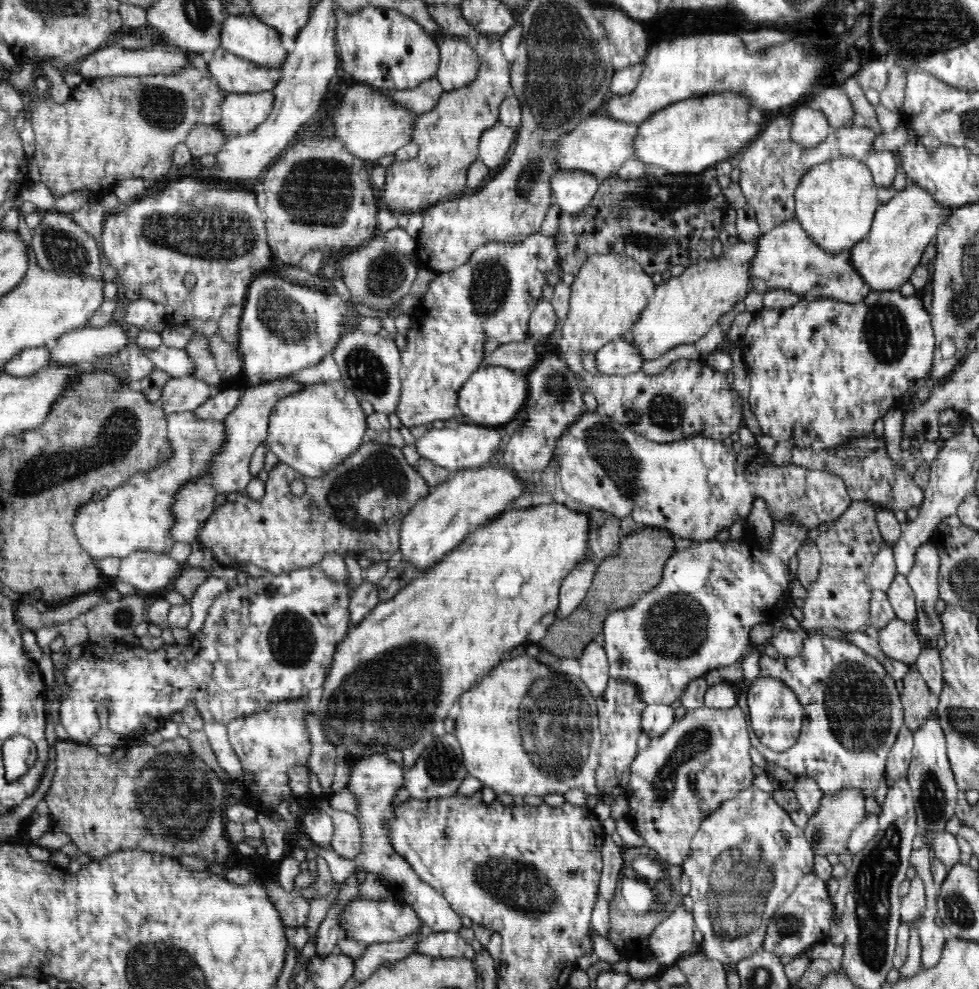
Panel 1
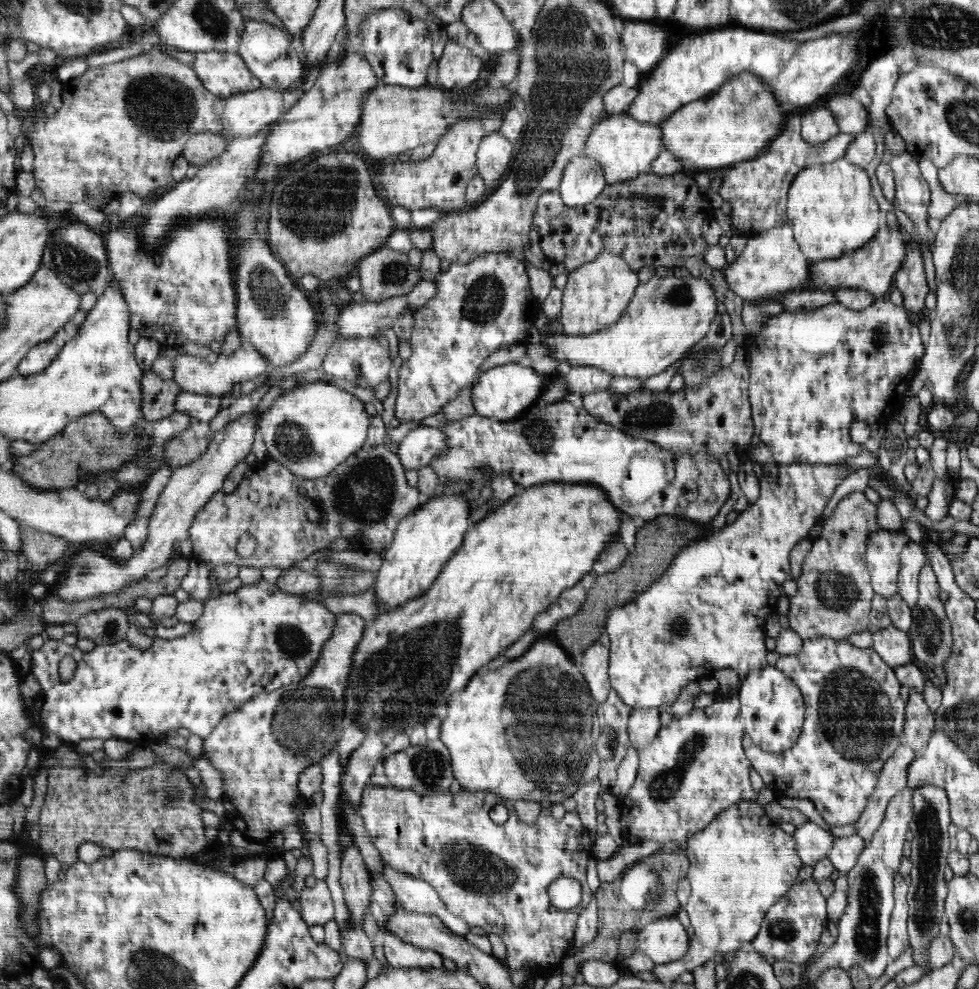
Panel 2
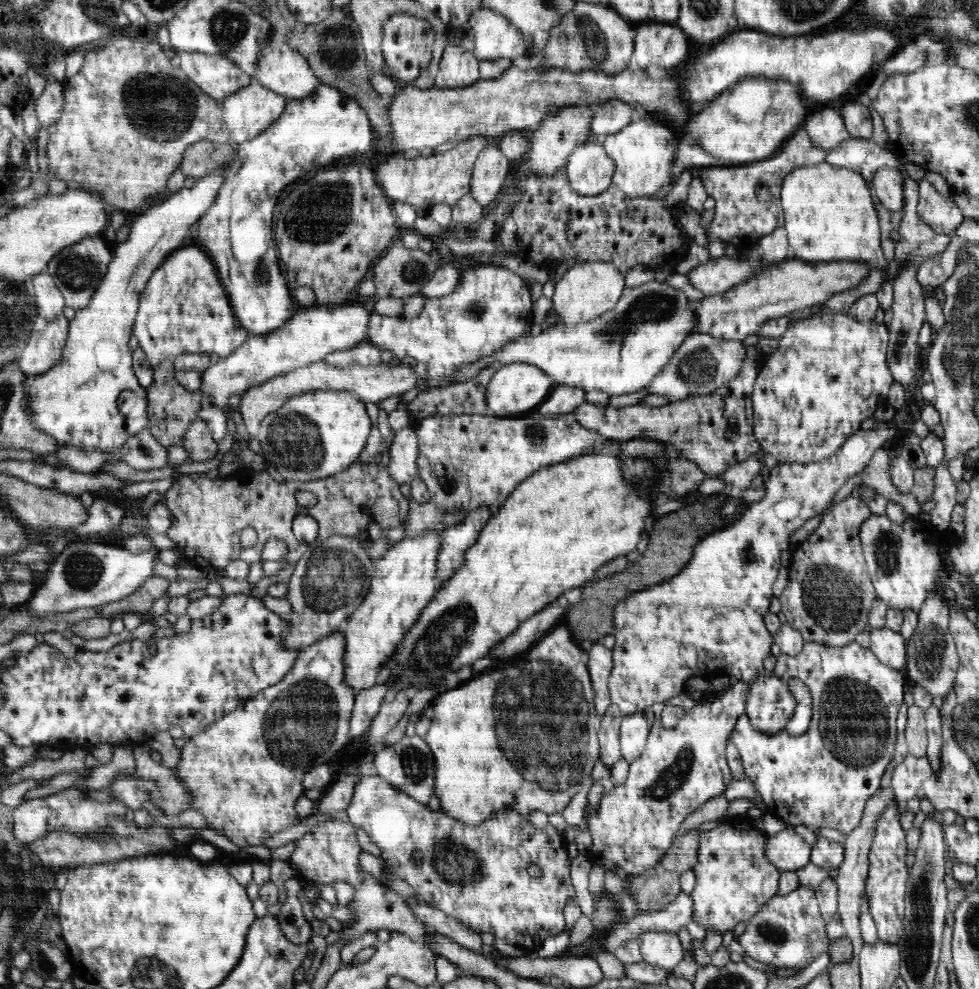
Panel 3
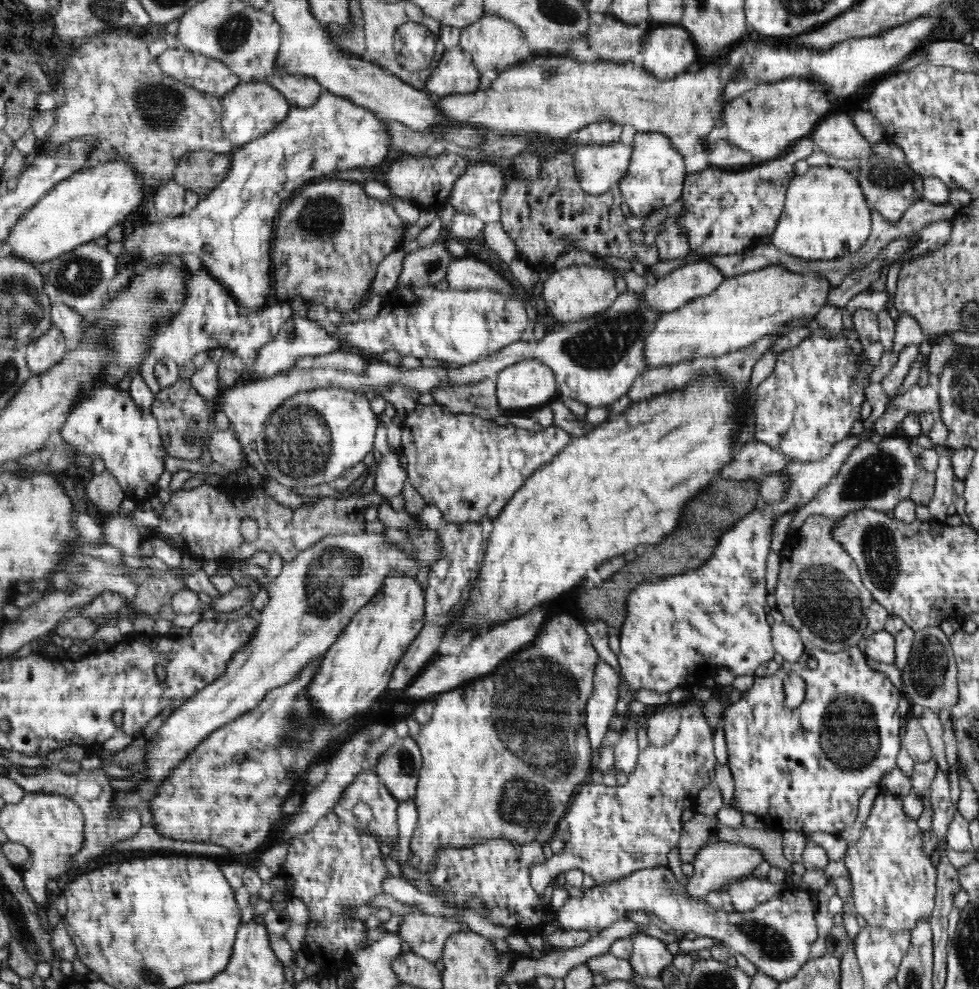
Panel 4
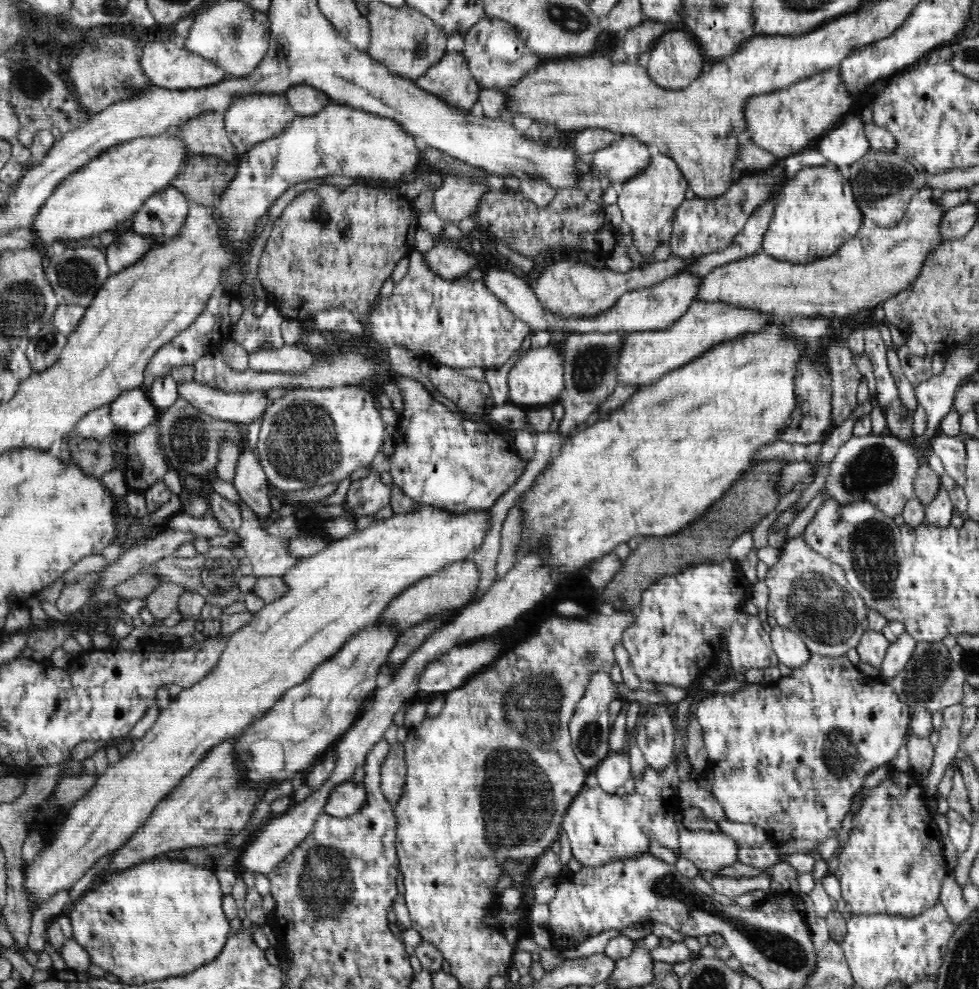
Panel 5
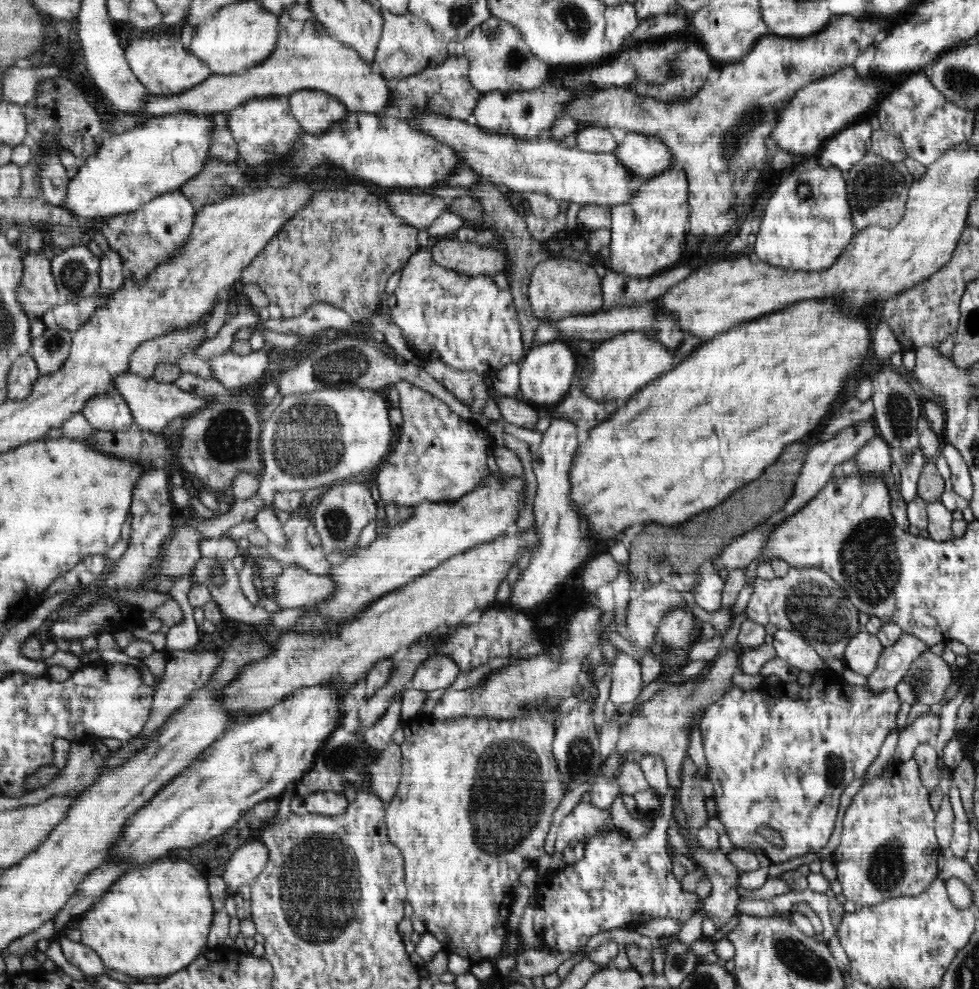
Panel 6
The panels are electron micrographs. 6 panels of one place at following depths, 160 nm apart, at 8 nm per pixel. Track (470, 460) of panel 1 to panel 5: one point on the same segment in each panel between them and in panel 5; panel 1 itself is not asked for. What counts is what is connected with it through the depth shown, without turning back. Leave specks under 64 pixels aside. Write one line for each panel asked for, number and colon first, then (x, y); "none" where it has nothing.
2: (420, 446)
3: (402, 468)
4: (389, 479)
5: (364, 497)

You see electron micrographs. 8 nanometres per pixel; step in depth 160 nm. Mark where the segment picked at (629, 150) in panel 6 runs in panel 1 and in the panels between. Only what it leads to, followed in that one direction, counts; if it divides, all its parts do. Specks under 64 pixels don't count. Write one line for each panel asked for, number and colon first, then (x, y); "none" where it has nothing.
1: (572, 190)
2: (583, 179)
3: (589, 169)
4: (598, 167)
5: (627, 156)

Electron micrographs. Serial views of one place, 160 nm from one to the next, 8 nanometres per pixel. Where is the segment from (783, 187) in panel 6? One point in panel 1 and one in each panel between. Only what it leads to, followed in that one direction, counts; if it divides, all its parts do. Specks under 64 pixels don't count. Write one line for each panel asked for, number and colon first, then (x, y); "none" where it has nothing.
1: (835, 202)
2: (830, 207)
3: (829, 215)
4: (826, 216)
5: (817, 213)

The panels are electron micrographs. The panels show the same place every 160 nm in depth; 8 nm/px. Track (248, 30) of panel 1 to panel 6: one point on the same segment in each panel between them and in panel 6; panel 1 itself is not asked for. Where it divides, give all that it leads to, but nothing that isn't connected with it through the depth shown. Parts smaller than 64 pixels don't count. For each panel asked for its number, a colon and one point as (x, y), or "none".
2: (272, 55)
3: (282, 69)
4: (300, 91)
5: (306, 101)
6: (315, 111)

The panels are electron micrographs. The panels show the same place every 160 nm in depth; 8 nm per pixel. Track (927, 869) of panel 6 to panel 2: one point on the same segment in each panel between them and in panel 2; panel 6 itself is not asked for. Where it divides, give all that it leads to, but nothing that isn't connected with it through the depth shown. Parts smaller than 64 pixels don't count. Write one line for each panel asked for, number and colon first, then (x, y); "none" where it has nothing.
2: (898, 938)
3: (885, 888)
4: (894, 883)
5: (893, 862)

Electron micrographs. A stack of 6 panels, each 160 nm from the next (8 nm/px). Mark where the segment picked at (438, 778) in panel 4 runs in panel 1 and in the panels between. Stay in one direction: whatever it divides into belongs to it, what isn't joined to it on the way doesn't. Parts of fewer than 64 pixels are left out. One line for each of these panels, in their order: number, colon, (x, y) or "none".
1: (549, 750)
2: (547, 702)
3: (538, 705)

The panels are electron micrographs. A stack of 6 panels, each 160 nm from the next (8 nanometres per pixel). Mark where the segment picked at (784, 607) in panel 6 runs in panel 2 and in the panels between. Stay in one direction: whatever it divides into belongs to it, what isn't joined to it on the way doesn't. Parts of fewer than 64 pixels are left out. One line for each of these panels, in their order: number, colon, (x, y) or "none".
2: (834, 594)
3: (829, 595)
4: (819, 592)
5: (808, 594)

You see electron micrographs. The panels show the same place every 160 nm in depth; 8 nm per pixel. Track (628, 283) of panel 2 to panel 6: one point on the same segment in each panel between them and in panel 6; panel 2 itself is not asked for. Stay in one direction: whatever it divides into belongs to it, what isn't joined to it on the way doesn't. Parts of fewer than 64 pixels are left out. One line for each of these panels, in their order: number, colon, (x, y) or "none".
3: (585, 291)
4: (576, 292)
5: (569, 289)
6: (559, 287)

